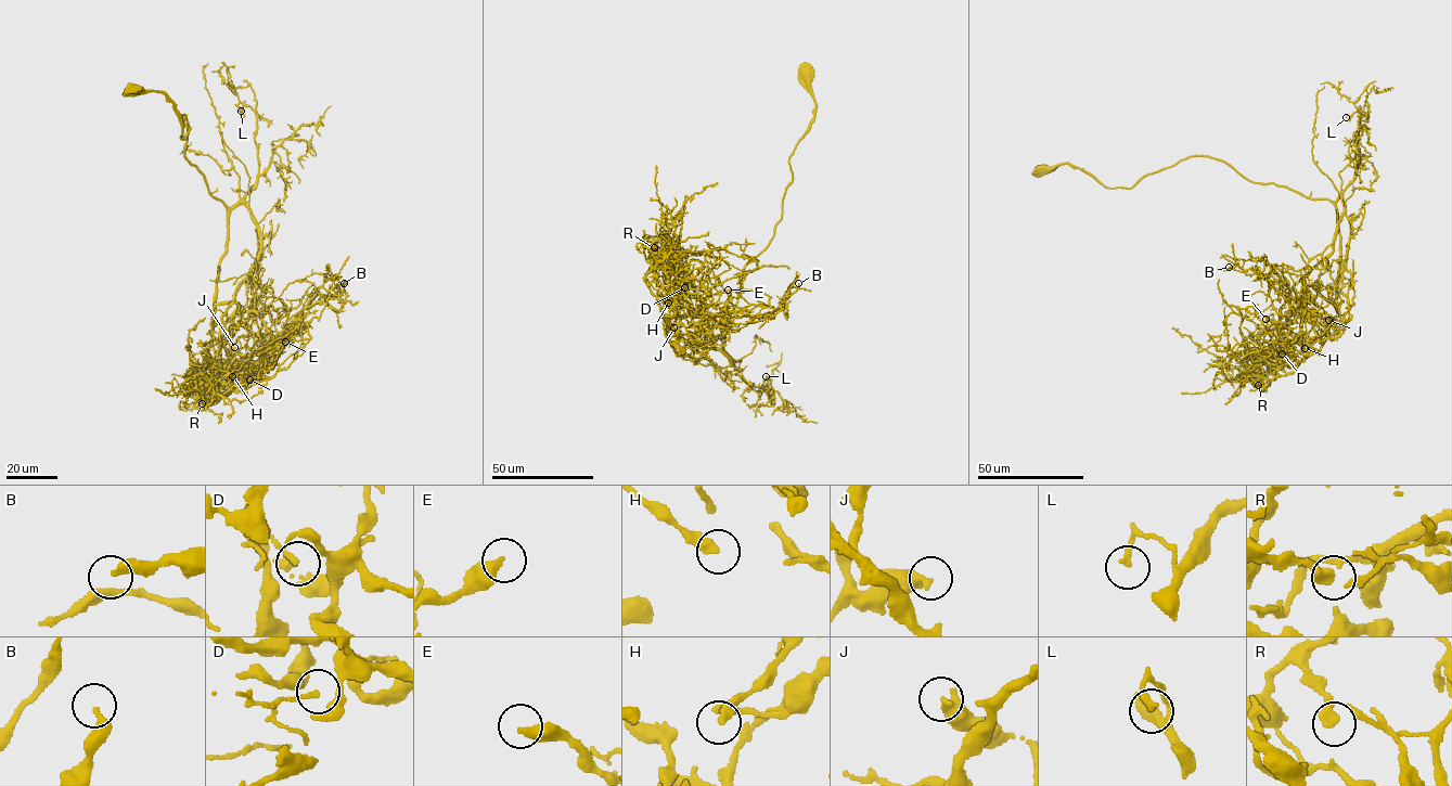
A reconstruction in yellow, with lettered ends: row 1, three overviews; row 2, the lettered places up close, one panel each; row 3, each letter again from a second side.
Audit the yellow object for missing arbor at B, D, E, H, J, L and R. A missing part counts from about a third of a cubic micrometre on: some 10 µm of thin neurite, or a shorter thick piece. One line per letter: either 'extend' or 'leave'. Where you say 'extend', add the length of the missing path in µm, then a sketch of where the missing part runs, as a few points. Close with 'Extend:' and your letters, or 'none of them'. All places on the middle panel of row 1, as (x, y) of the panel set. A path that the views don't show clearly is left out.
B: leave
D: leave
E: leave
H: leave
J: leave
L: leave
R: leave
Extend: none of them

